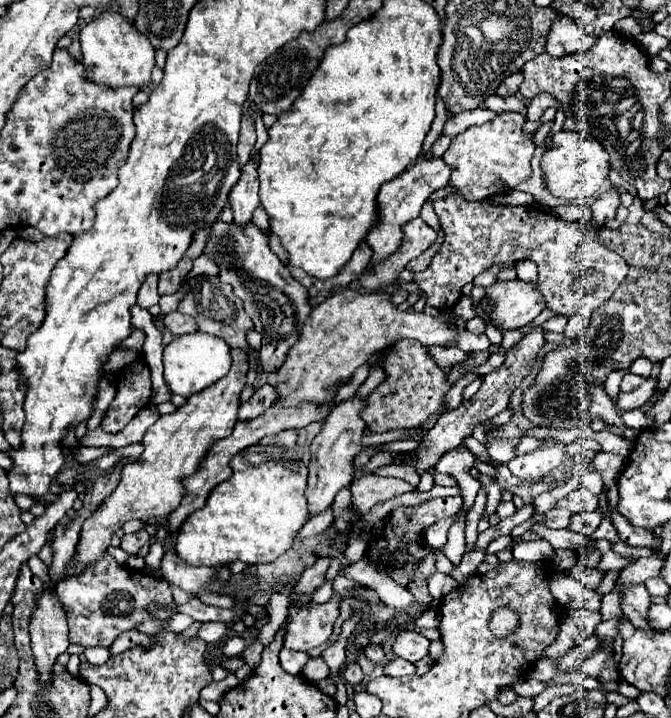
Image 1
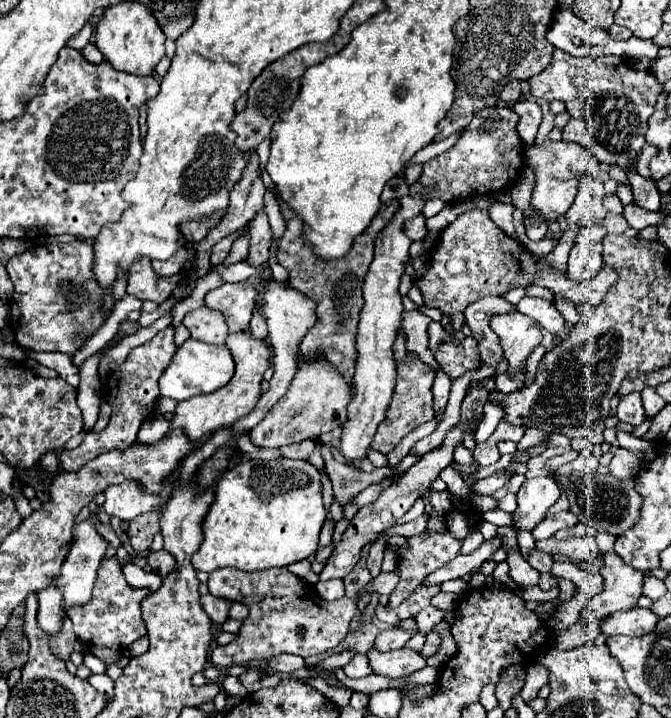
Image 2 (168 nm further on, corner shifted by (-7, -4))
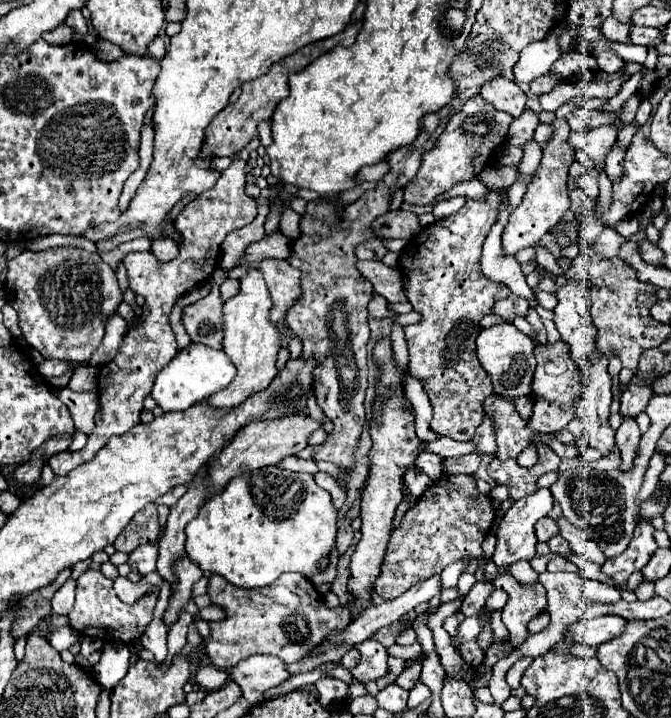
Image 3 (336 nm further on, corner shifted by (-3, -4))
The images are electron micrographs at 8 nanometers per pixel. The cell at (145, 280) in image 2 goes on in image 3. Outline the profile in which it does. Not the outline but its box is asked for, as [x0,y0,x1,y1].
[50,159,256,475]

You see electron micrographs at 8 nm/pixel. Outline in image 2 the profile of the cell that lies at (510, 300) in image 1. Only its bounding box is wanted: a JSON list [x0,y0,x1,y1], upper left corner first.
[490,313,542,391]

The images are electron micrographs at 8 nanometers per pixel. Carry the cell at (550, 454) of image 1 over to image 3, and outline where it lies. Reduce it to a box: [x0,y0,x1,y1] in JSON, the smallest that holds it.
[492,489,554,567]

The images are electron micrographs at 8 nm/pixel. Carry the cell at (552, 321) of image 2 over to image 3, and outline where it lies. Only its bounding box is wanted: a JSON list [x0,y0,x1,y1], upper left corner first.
[480,199,538,309]

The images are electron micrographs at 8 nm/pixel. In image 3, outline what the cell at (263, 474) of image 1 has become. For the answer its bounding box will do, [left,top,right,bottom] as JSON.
[186,465,338,587]

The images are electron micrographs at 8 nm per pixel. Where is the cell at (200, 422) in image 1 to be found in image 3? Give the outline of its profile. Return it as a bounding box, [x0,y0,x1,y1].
[206,269,282,411]

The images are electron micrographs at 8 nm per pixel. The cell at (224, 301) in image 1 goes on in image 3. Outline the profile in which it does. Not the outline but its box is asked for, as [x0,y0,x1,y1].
[220,279,240,301]

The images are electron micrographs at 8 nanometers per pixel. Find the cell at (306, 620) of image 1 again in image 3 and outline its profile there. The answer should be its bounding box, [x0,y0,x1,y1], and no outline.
[208,573,352,669]

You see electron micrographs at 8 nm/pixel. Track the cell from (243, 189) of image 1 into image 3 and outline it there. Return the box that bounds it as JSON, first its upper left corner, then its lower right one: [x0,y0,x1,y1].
[230,259,300,323]

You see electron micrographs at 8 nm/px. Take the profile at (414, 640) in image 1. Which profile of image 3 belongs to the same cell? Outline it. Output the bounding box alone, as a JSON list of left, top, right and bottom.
[350,639,388,681]

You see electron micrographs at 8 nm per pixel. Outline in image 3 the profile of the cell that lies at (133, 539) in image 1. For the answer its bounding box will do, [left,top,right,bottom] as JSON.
[114,503,158,553]

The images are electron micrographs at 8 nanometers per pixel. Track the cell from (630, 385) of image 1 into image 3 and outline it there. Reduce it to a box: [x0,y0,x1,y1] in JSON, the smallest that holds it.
[616,417,642,471]

